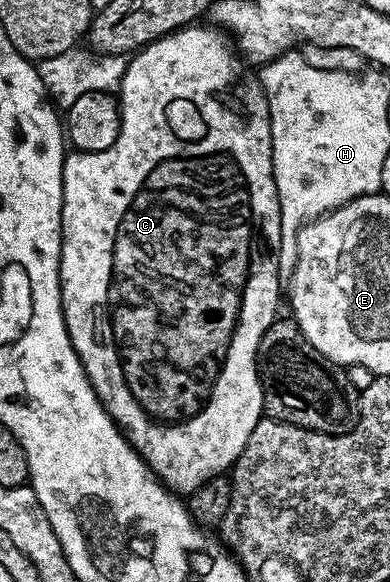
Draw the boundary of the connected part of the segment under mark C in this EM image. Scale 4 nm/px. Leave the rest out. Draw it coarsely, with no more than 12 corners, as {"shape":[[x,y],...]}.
{"shape":[[227,36],[129,56],[62,161],[62,312],[182,497],[264,417],[268,101]]}

